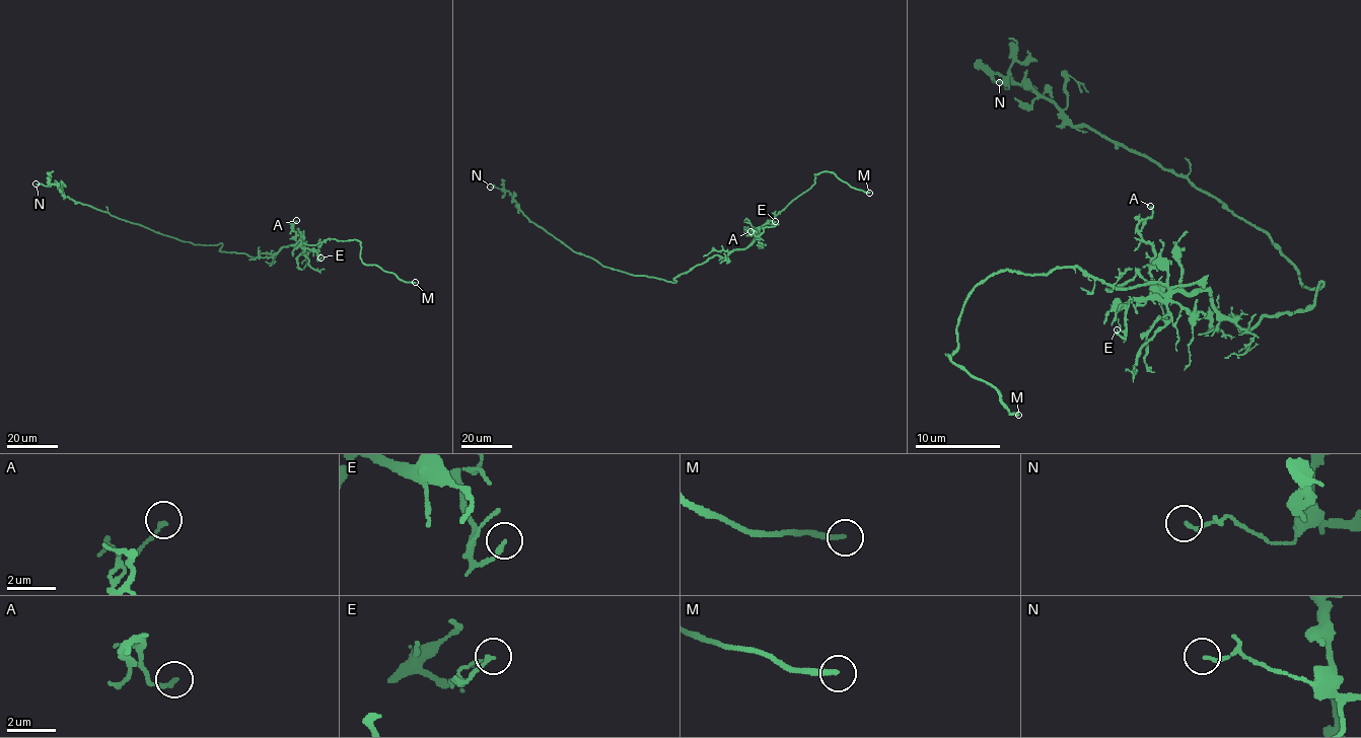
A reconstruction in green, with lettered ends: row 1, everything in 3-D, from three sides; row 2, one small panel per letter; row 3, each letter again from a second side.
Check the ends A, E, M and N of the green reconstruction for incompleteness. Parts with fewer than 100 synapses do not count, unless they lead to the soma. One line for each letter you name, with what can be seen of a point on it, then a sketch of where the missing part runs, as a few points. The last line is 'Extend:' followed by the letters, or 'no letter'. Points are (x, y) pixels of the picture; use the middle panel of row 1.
M: Place: (869, 193). Course of what is missing: (869, 193), (883, 193)
Extend: M

